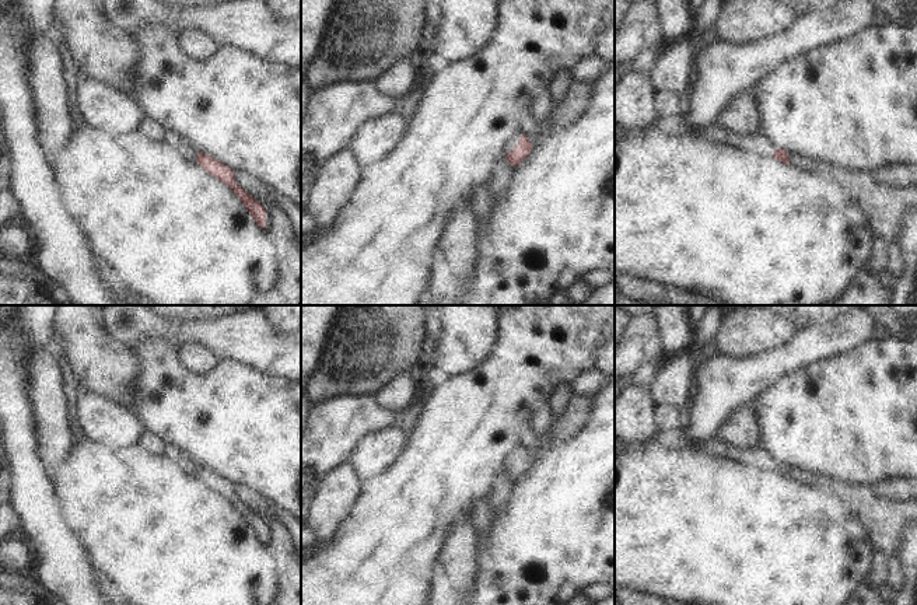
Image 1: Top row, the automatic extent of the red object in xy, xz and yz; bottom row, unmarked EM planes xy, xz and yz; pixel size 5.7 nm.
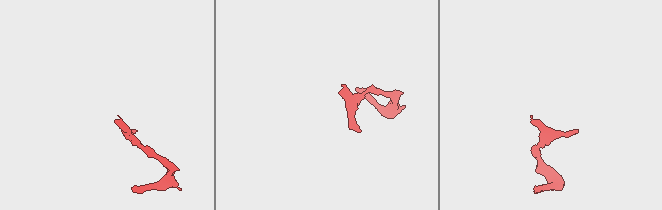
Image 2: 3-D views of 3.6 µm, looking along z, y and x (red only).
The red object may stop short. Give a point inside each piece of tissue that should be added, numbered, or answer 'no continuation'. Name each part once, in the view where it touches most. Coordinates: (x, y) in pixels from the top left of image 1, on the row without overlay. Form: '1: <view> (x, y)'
1: xz (513, 455)

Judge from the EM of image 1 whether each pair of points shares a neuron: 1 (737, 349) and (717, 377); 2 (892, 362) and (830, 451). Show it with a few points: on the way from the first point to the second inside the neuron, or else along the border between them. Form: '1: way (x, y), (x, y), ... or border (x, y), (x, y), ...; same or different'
1: border (763, 352), (742, 357), (721, 355); different
2: way (886, 384), (886, 395), (853, 429); same

